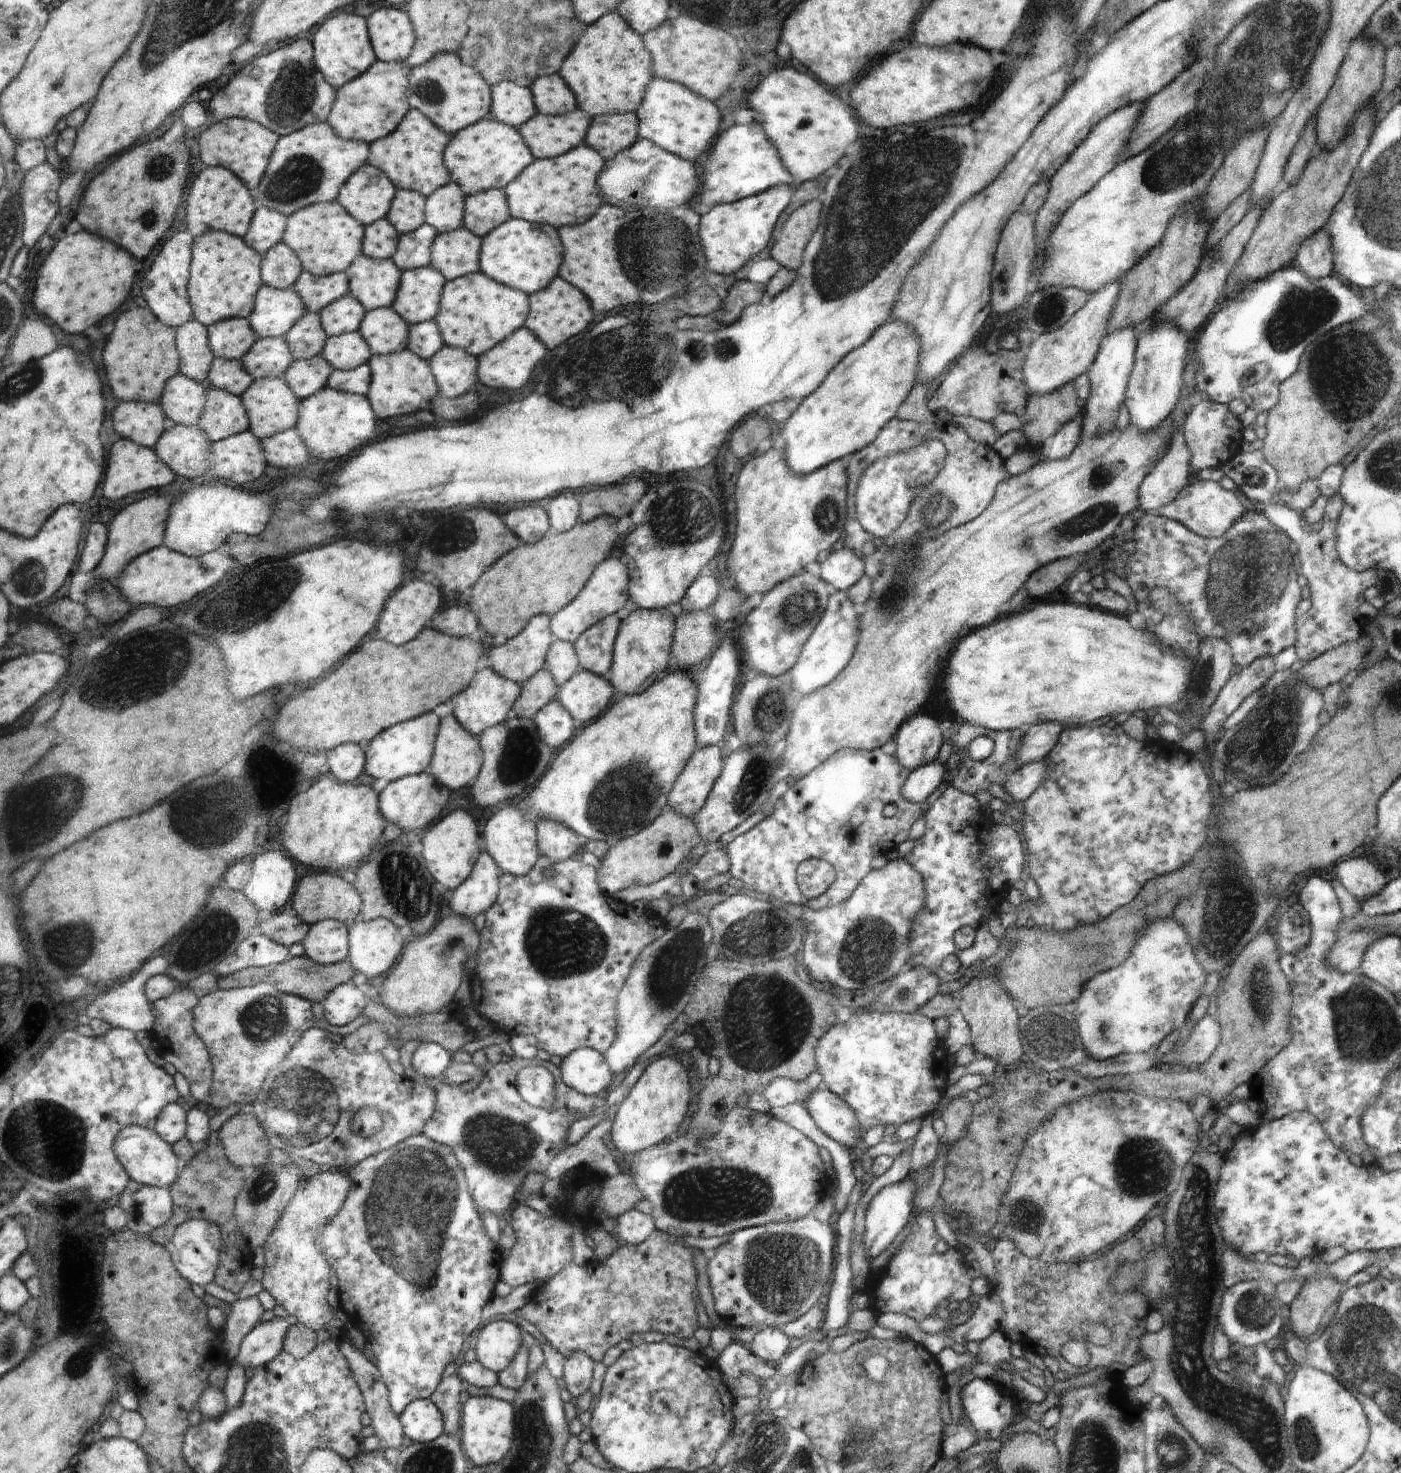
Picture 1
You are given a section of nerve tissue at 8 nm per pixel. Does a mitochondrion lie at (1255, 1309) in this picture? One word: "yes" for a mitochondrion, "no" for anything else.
yes

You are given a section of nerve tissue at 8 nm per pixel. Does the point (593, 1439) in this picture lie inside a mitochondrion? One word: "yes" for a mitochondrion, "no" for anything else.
no

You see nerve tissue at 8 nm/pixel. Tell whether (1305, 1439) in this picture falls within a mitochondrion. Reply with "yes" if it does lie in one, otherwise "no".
yes

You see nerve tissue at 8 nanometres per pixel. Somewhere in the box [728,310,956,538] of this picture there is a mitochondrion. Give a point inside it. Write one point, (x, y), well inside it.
(827, 515)

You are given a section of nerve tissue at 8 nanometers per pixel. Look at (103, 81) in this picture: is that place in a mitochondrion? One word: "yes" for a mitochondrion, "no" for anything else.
no

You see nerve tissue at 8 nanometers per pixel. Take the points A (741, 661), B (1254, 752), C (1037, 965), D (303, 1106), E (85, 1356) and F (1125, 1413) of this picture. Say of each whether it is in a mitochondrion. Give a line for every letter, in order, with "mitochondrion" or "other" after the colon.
A: other
B: mitochondrion
C: other
D: mitochondrion
E: mitochondrion
F: mitochondrion

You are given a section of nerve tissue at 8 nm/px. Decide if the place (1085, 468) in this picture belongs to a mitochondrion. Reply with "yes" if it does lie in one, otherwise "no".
no

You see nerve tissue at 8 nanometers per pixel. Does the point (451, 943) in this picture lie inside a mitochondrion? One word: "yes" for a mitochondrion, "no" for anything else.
yes

